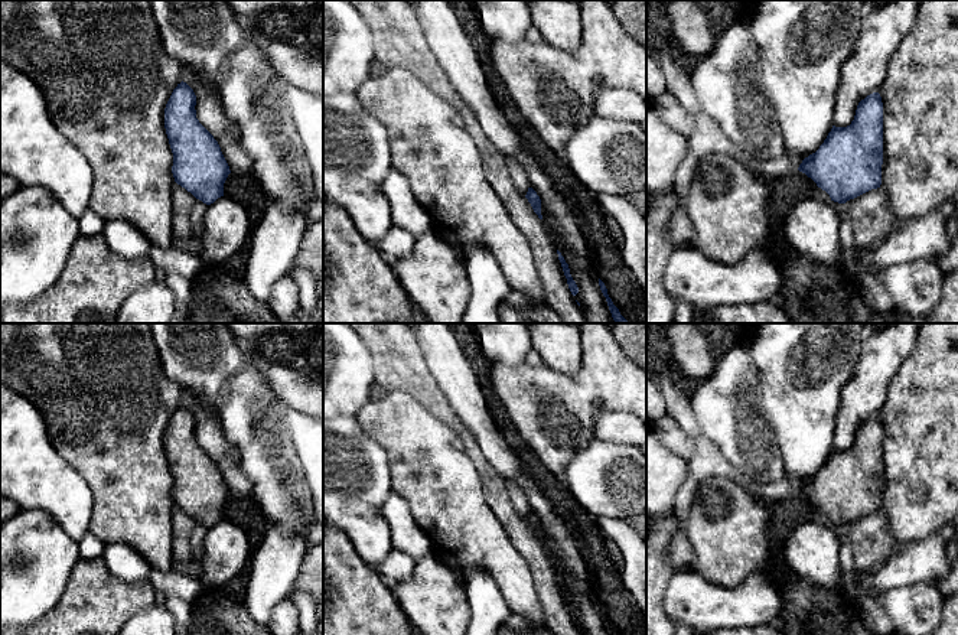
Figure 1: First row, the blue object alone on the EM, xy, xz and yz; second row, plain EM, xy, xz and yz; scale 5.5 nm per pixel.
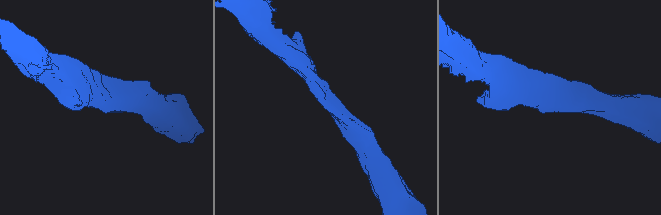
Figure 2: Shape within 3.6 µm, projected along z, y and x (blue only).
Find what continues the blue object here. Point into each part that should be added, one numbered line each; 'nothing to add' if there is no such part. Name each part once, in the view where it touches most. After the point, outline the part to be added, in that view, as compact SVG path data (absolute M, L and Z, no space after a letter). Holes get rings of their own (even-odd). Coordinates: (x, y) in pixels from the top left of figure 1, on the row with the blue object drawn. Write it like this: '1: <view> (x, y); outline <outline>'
nothing to add

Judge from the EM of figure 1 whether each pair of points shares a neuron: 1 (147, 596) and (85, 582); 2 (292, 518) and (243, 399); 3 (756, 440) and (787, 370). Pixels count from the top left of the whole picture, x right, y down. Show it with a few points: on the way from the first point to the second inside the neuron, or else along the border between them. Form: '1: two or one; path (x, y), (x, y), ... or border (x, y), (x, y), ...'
1: one; path (132, 596), (101, 596)
2: one; path (279, 488), (274, 471), (254, 429)
3: two; border (758, 384), (761, 406), (778, 449)

